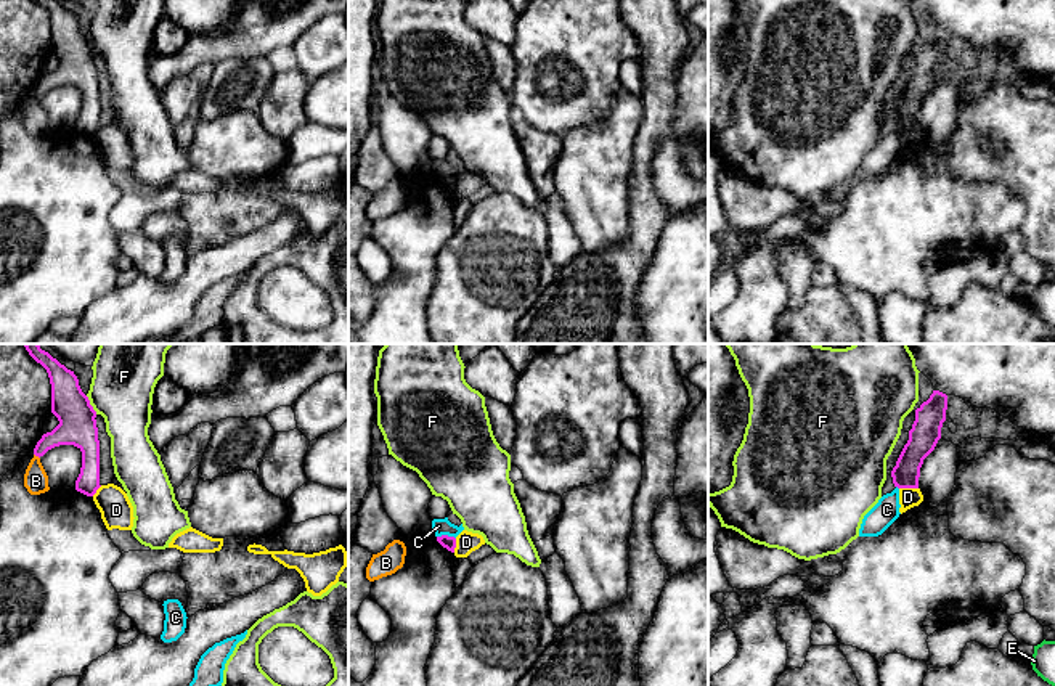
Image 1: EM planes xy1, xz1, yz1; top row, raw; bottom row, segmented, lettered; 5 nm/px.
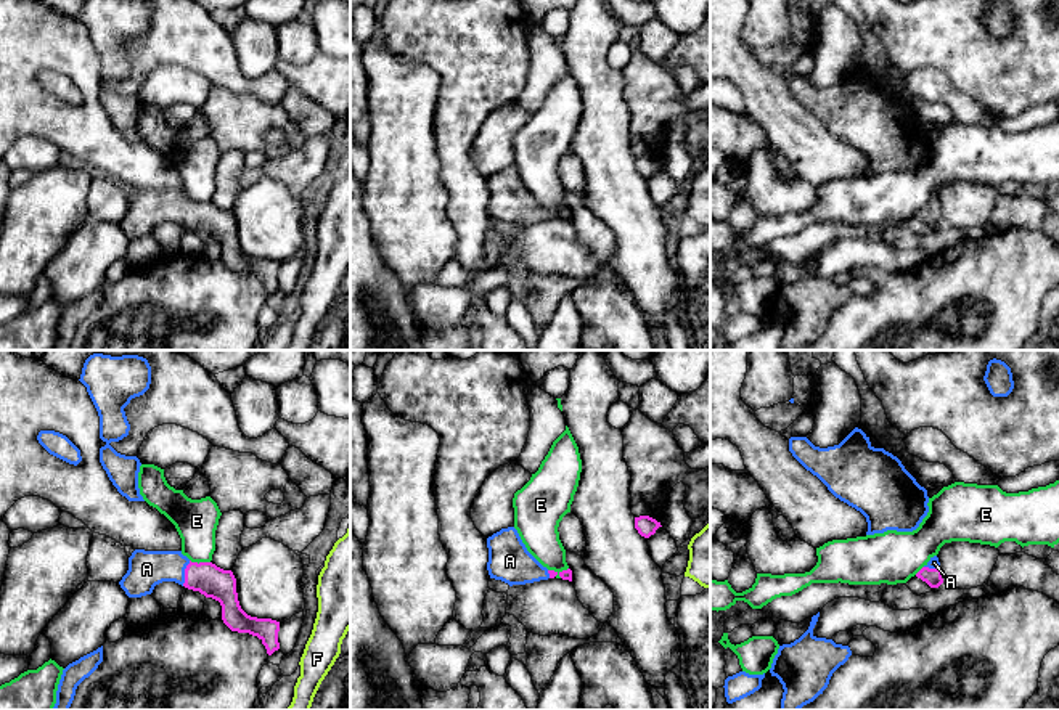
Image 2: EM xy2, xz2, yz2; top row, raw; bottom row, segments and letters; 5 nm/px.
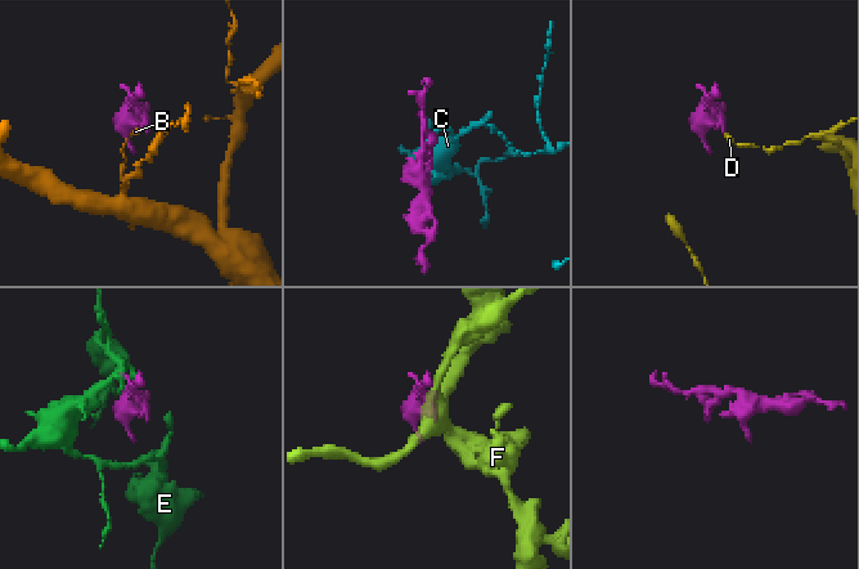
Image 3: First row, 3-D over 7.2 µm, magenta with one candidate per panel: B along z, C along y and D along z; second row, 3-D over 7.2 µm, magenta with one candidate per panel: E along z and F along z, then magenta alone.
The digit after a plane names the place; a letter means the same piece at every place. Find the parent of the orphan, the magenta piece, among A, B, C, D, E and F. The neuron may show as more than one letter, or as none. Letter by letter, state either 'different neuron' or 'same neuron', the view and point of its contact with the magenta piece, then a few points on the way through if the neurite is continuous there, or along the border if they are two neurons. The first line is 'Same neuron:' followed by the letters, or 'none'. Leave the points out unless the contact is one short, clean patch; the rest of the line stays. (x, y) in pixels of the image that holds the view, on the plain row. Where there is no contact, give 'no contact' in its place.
Same neuron: A
A: same neuron; meets magenta in xy2 at (185, 214); runs through xy2 (208, 219), (185, 214), (147, 209)
B: different neuron; meets magenta in xy1 at (37, 95); border along xy1 (34, 93), (39, 98)
C: different neuron; meets magenta in xz1 at (447, 175)
D: different neuron; meets magenta in yz1 at (909, 127); border along yz1 (900, 127), (917, 129)
E: different neuron; meets magenta in xy2 at (200, 203)
F: different neuron; meets magenta in xy1 at (90, 45); border along xy1 (85, 36), (97, 53)

